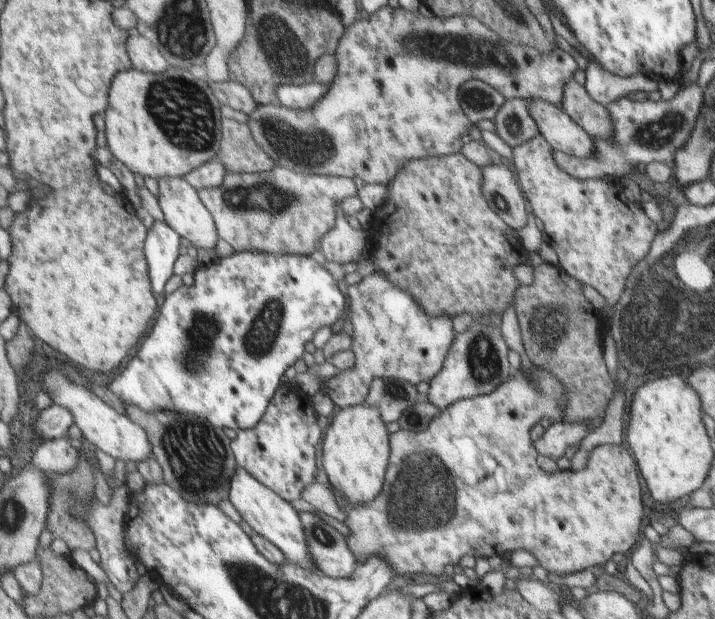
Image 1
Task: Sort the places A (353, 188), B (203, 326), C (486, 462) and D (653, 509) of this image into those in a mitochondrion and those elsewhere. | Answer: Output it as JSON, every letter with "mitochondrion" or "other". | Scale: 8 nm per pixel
{"A":"other","B":"mitochondrion","C":"other","D":"other"}

